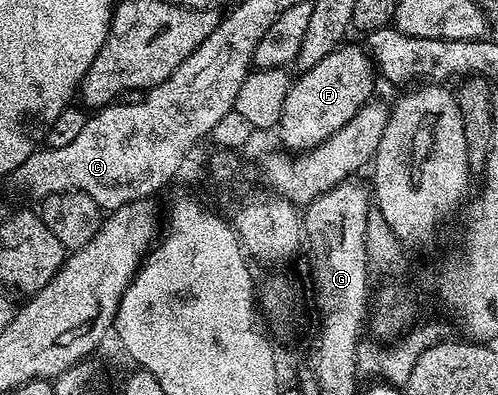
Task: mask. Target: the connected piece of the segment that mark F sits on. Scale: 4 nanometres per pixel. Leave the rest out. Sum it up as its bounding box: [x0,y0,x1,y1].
[278,46,378,153]

